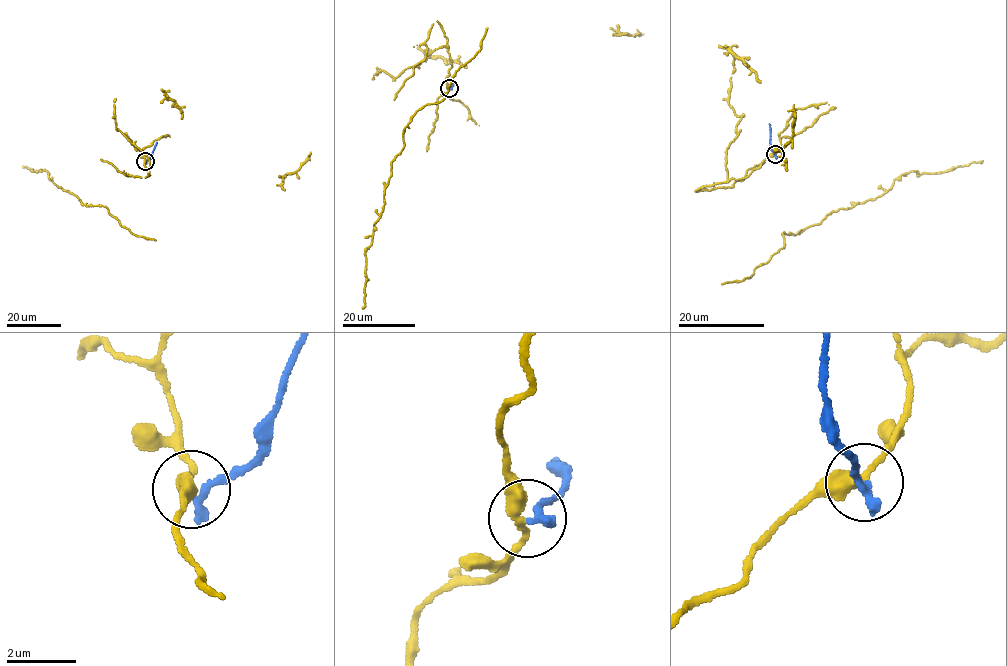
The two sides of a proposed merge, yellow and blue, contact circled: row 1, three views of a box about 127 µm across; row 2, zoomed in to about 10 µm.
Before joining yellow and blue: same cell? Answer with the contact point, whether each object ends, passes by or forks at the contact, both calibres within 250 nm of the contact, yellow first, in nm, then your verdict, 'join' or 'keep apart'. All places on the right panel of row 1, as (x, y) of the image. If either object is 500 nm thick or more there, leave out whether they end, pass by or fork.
(775, 154) | yellow passes by | blue ends | 320/280 nm | keep apart

